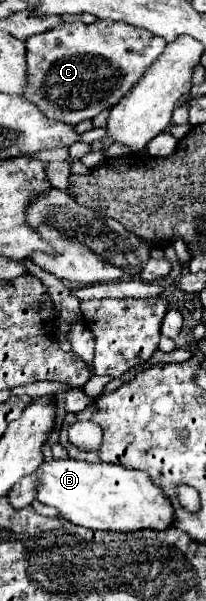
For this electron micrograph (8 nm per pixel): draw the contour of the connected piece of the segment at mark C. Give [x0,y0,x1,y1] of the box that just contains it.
[22,20,166,126]

